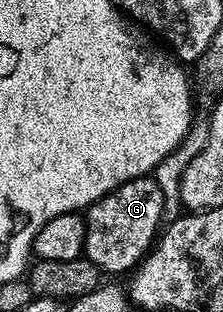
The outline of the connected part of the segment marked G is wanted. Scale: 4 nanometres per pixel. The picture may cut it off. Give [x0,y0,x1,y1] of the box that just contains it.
[84,176,165,274]

